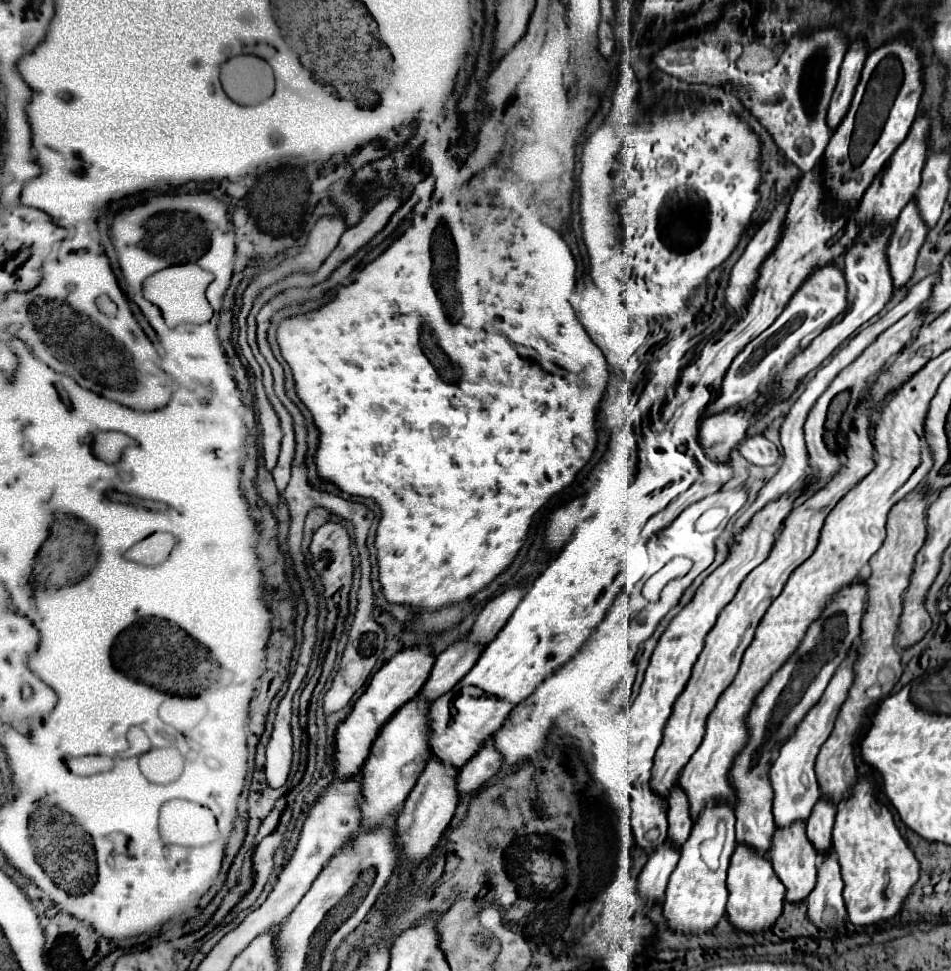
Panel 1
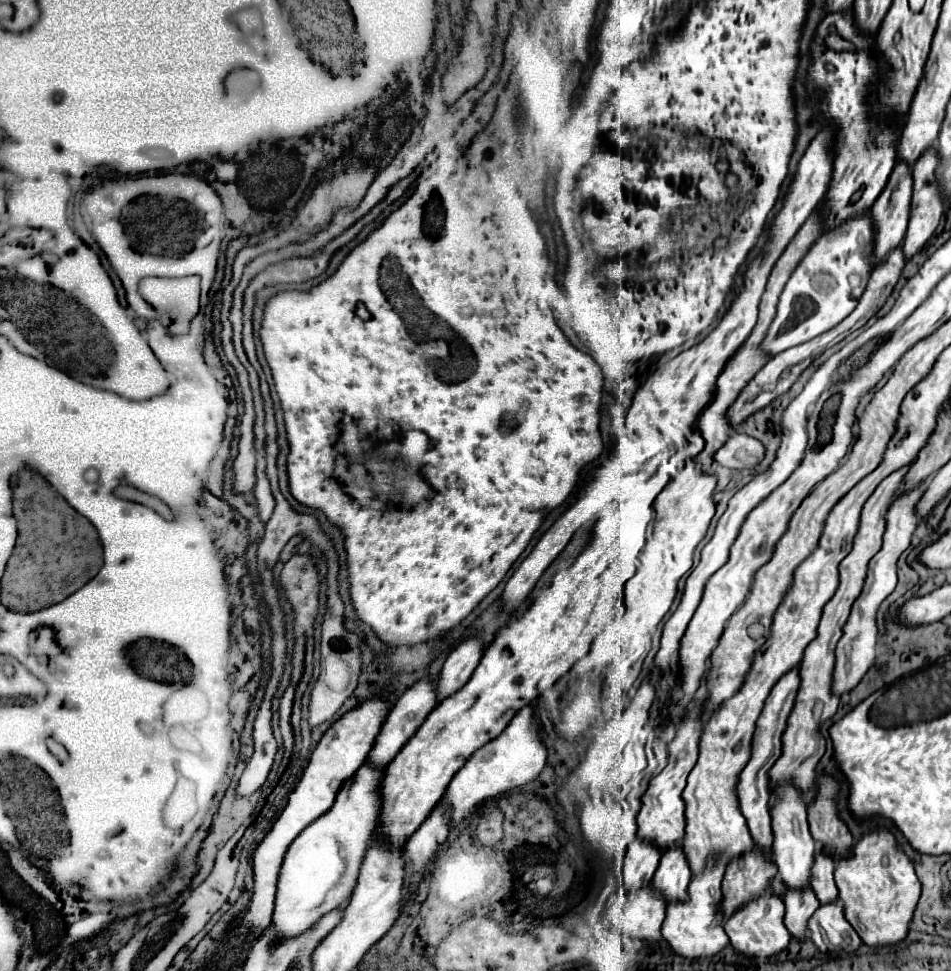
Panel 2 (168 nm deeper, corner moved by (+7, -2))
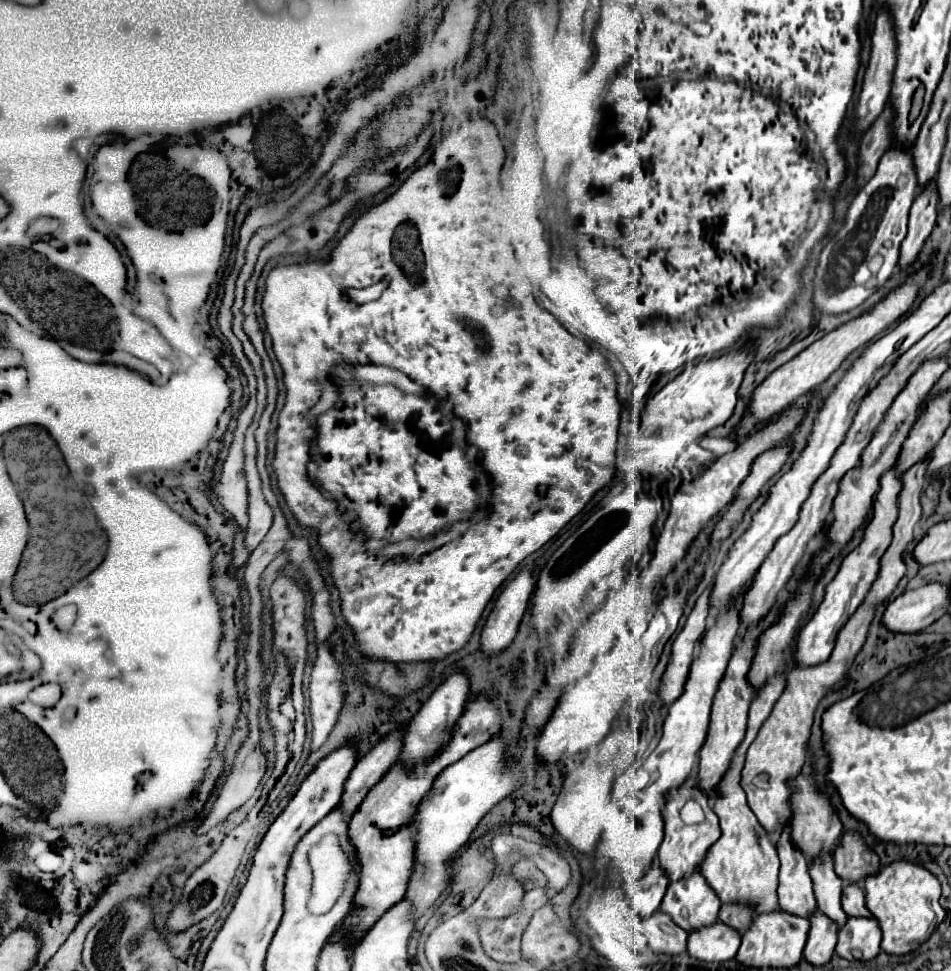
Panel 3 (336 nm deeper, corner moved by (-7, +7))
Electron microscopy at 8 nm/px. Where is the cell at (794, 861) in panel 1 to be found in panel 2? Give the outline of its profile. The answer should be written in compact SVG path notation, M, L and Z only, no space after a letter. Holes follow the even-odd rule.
M788 889L784 905L786 905L786 915L784 915L786 927L796 939L804 941L808 937L808 919L820 907L818 899L814 897L814 891L810 889L810 893L794 893L792 889Z

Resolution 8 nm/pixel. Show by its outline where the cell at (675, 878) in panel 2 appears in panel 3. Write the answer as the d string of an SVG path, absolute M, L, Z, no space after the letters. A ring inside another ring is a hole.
M694 872L688 876L688 880L668 884L660 910L670 914L680 928L690 932L694 928L716 922L720 900L716 900L716 892L708 888L704 876L700 876L700 872Z

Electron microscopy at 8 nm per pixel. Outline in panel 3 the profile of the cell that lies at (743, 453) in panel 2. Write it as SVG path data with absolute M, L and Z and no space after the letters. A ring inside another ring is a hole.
M706 436L706 438L702 438L702 442L700 442L702 448L714 452L716 456L724 456L724 454L728 454L728 452L734 452L740 444L742 444L742 440L736 440L736 438L732 438L732 436L728 436L728 438L724 438L724 436L718 436L718 438Z

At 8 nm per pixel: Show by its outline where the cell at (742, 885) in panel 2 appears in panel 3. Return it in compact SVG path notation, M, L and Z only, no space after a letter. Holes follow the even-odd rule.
M722 904L720 914L718 914L720 922L724 922L728 926L734 926L742 934L752 924L752 918L754 918L752 908L744 908L744 904Z

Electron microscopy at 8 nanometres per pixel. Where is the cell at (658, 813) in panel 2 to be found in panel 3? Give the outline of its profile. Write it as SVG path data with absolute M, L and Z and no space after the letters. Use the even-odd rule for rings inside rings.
M684 784L684 788L680 788L680 792L672 792L672 796L668 796L668 804L664 804L664 840L662 840L660 850L658 850L660 866L664 868L670 882L680 880L680 878L688 876L690 872L694 872L700 866L700 862L704 860L708 848L718 840L718 836L720 836L718 818L708 806L706 792L702 792L698 786L690 786L690 784ZM688 798L694 798L704 810L704 820L698 824L686 824L680 818L680 808L686 804Z

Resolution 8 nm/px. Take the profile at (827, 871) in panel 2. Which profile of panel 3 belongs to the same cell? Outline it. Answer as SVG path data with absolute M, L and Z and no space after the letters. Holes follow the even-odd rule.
M848 884L842 896L842 908L848 916L872 916L864 904L864 892L860 884Z

